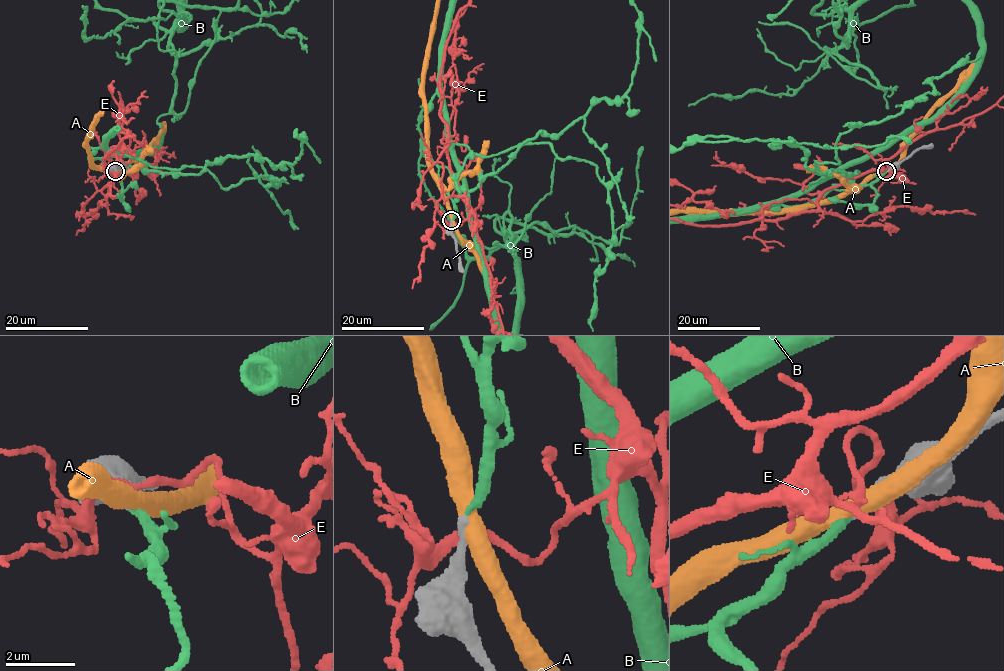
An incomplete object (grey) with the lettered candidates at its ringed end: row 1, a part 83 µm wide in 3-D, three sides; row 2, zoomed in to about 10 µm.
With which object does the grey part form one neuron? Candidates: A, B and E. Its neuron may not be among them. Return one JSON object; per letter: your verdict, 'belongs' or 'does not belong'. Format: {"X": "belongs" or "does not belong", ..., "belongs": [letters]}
{"A": "does not belong", "B": "belongs", "E": "does not belong", "belongs": ["B"]}

